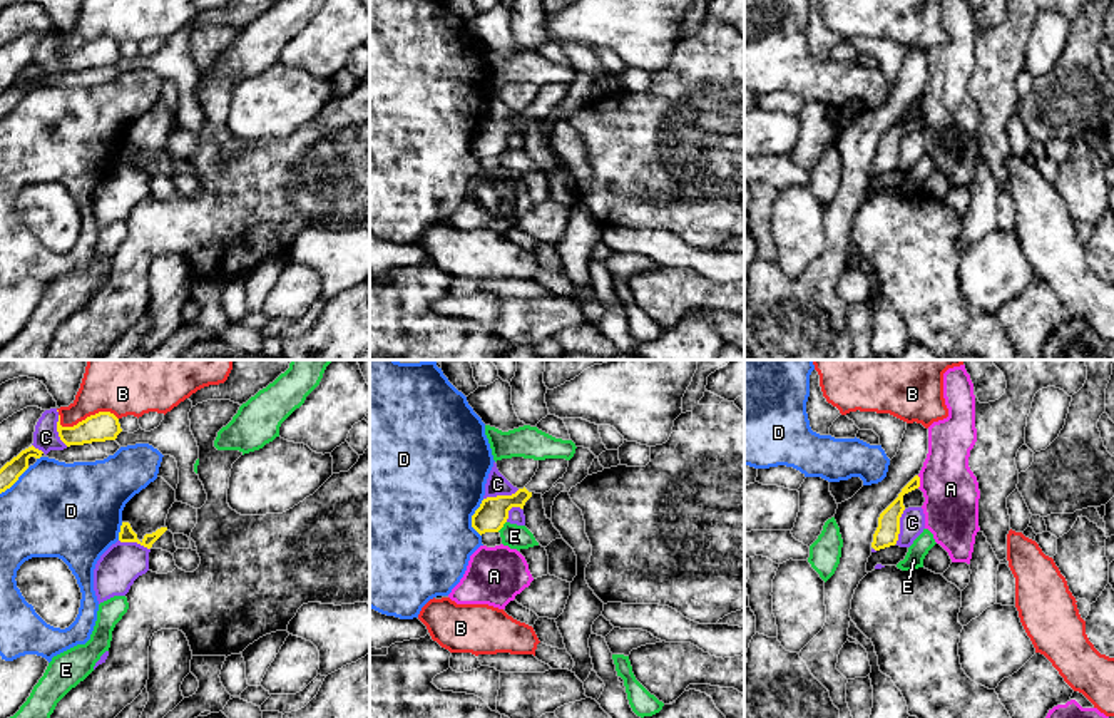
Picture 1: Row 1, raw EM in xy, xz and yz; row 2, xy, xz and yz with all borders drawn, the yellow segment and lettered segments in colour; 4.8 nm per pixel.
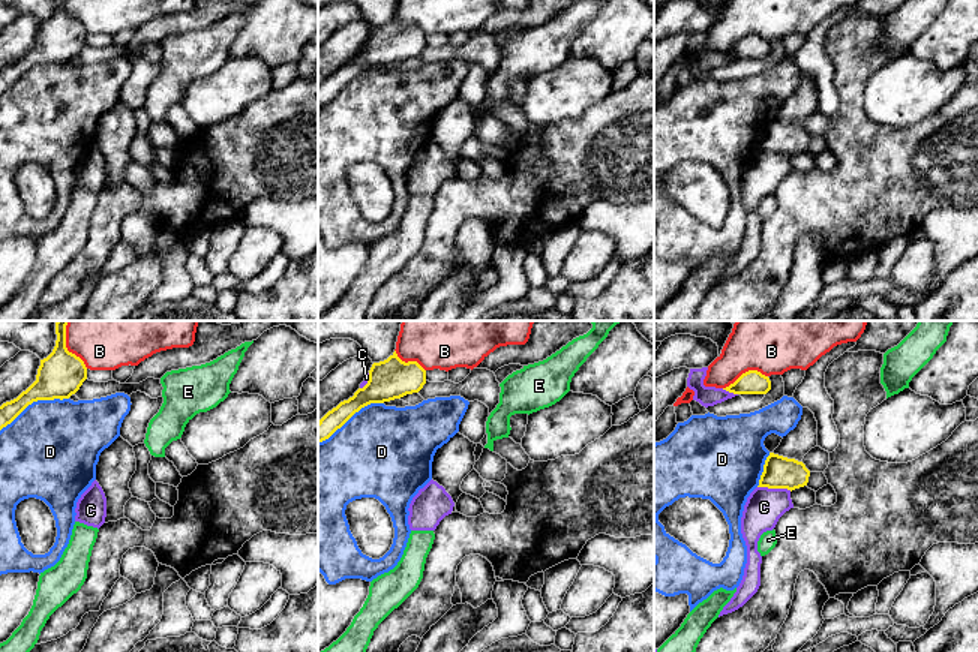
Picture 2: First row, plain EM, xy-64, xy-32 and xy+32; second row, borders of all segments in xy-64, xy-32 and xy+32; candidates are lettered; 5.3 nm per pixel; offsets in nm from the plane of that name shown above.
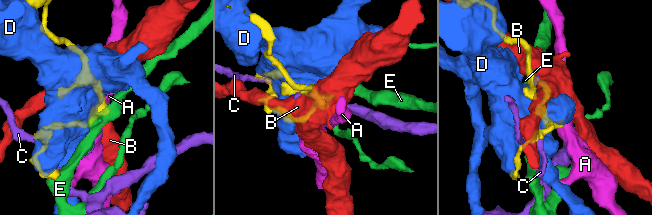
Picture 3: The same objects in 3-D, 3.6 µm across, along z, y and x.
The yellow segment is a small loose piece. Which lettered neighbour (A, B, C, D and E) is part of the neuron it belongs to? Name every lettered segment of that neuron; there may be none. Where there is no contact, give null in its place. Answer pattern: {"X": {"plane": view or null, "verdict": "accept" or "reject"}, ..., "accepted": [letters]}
{"A": {"plane": "yz", "verdict": "reject"}, "B": {"plane": "xy", "verdict": "reject"}, "C": {"plane": "xz", "verdict": "reject"}, "D": {"plane": "xz", "verdict": "reject"}, "E": {"plane": "xz", "verdict": "reject"}, "accepted": []}

